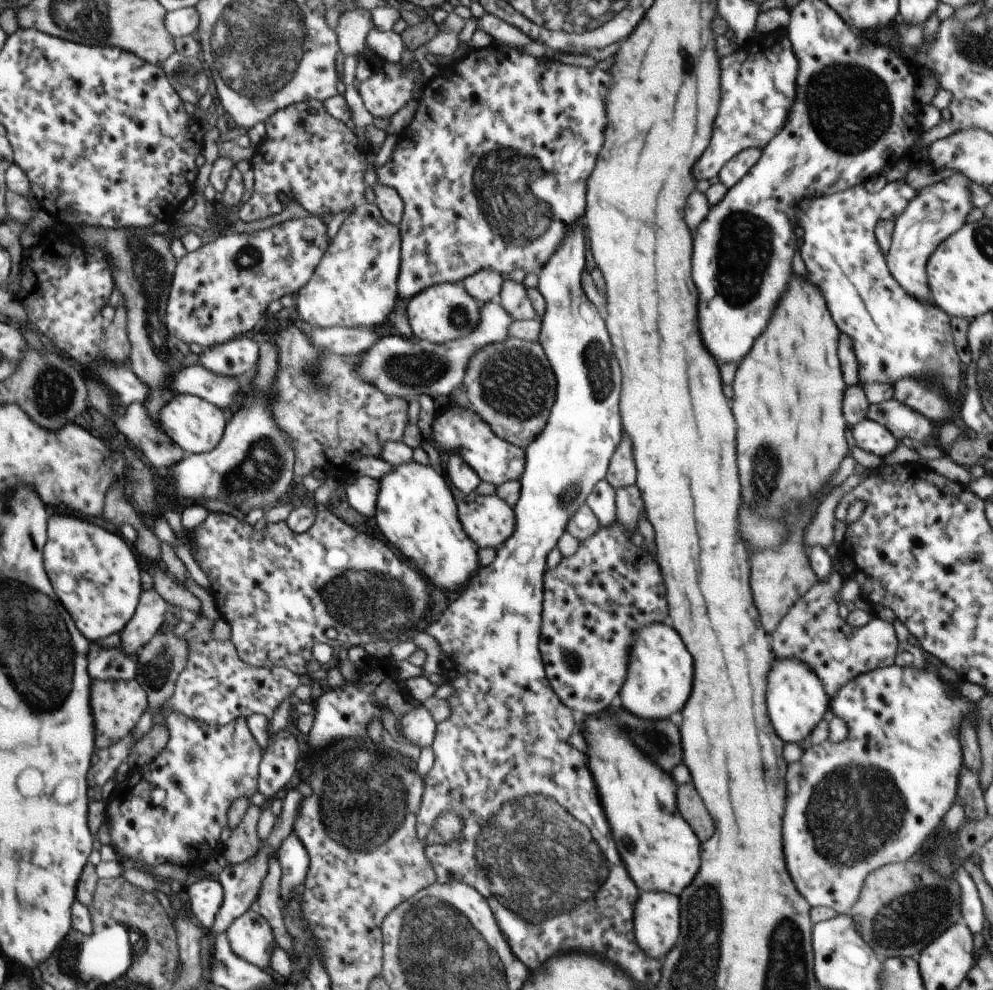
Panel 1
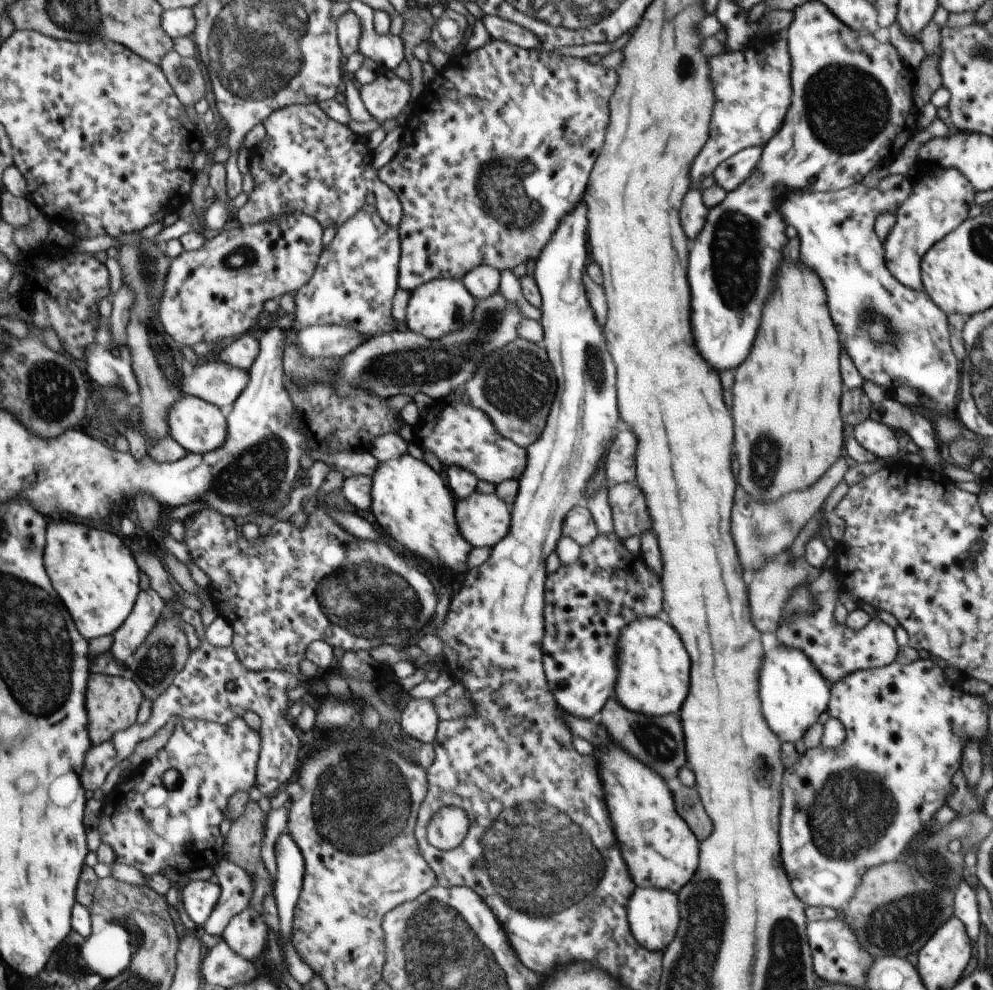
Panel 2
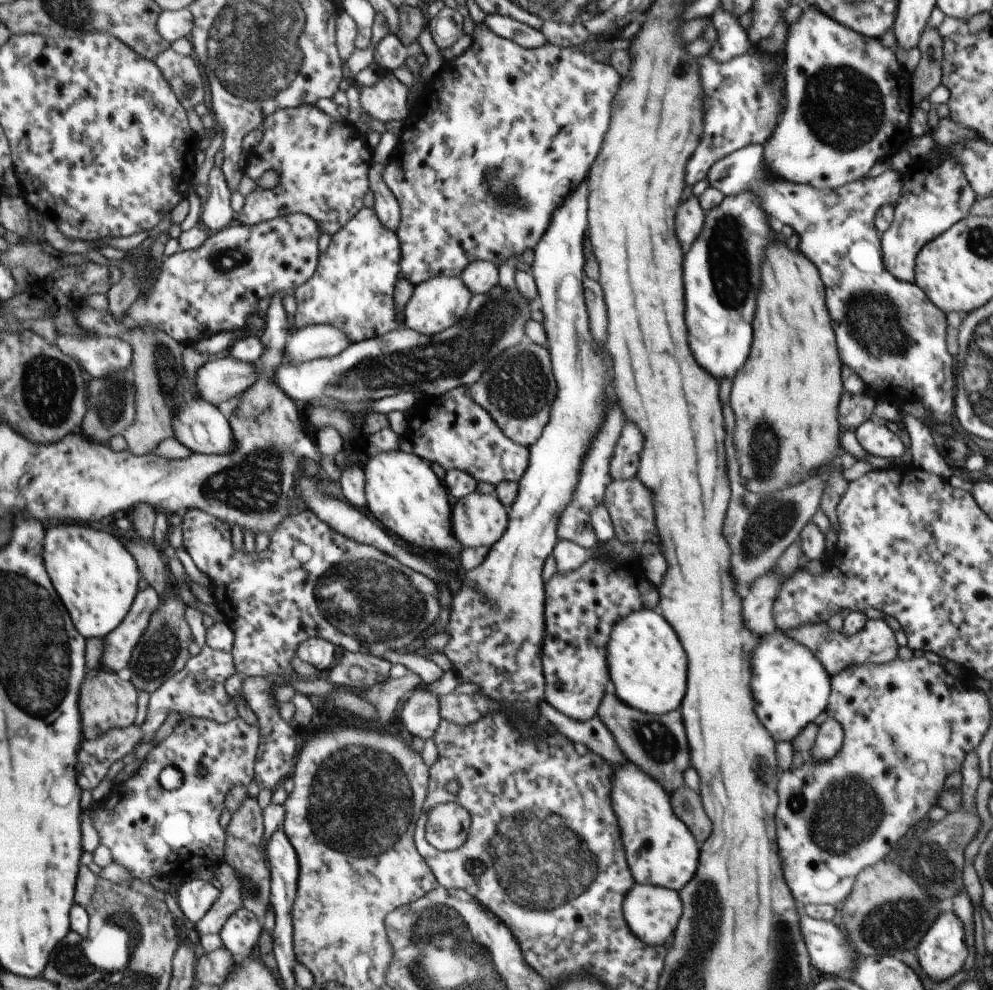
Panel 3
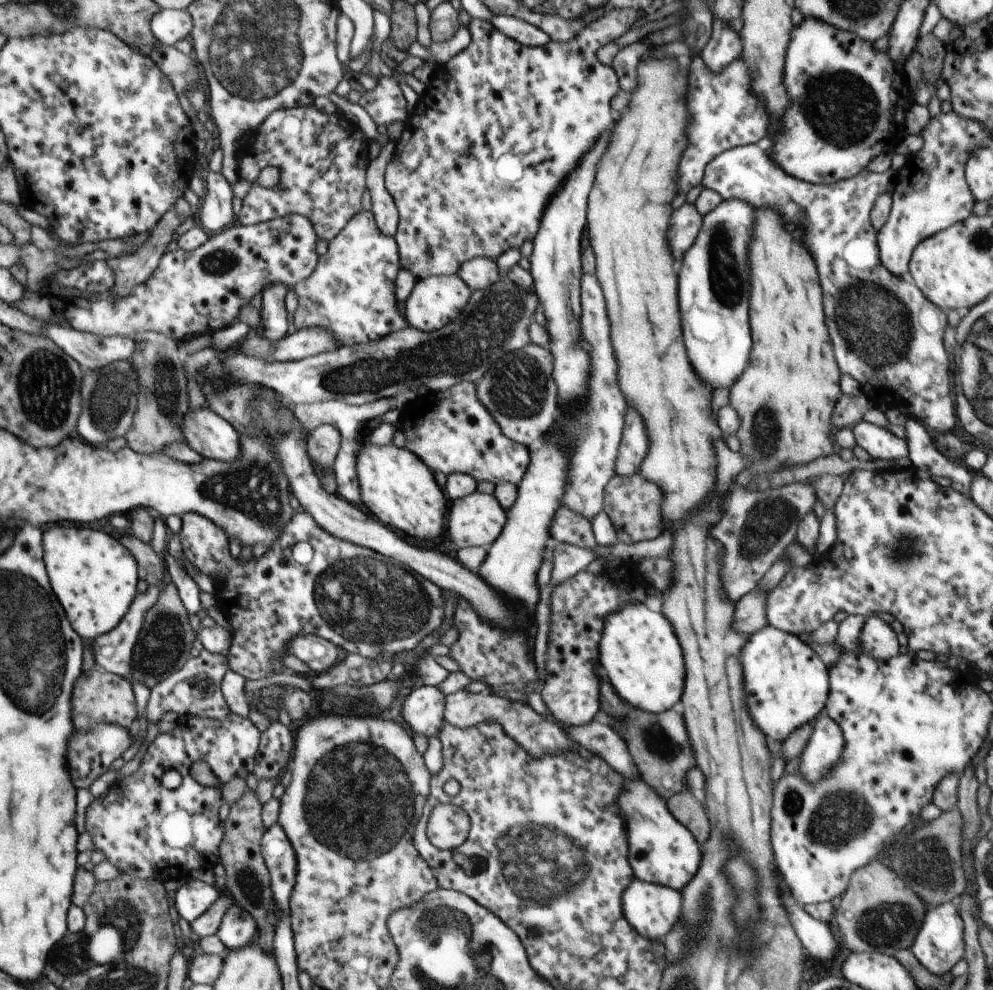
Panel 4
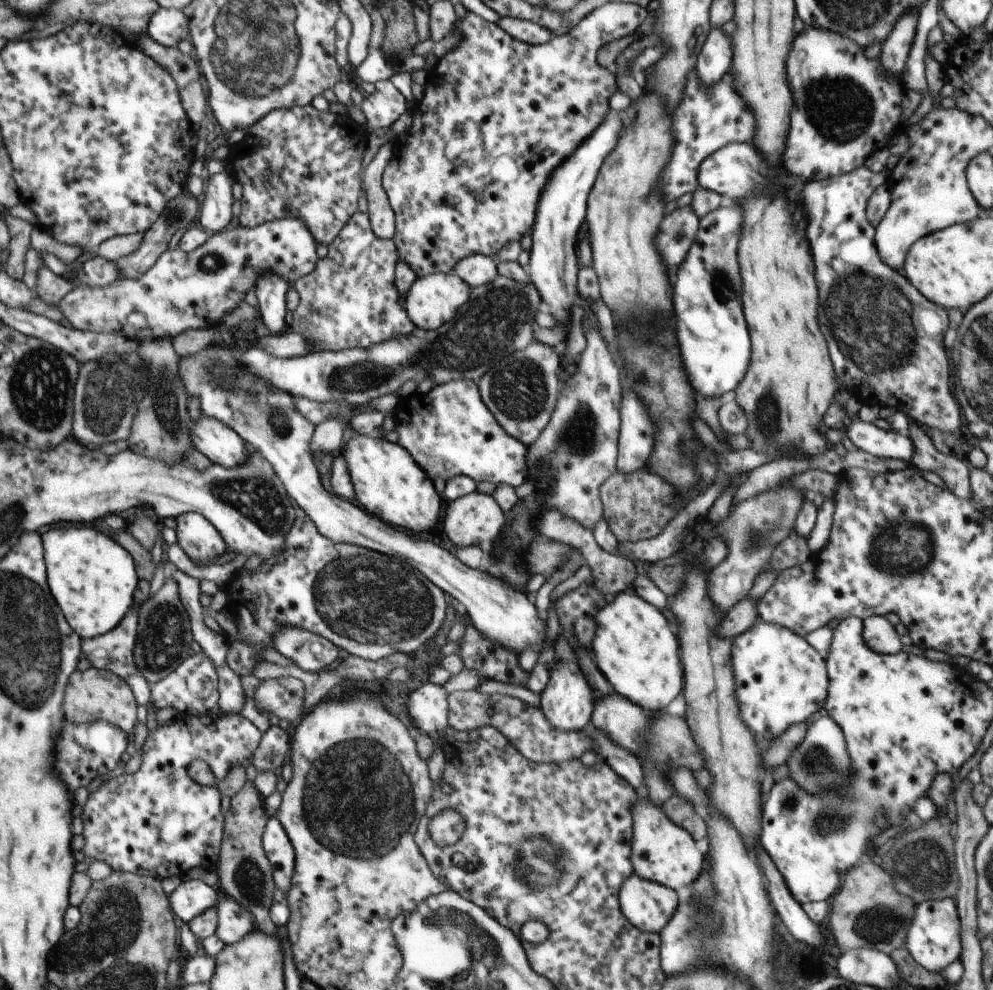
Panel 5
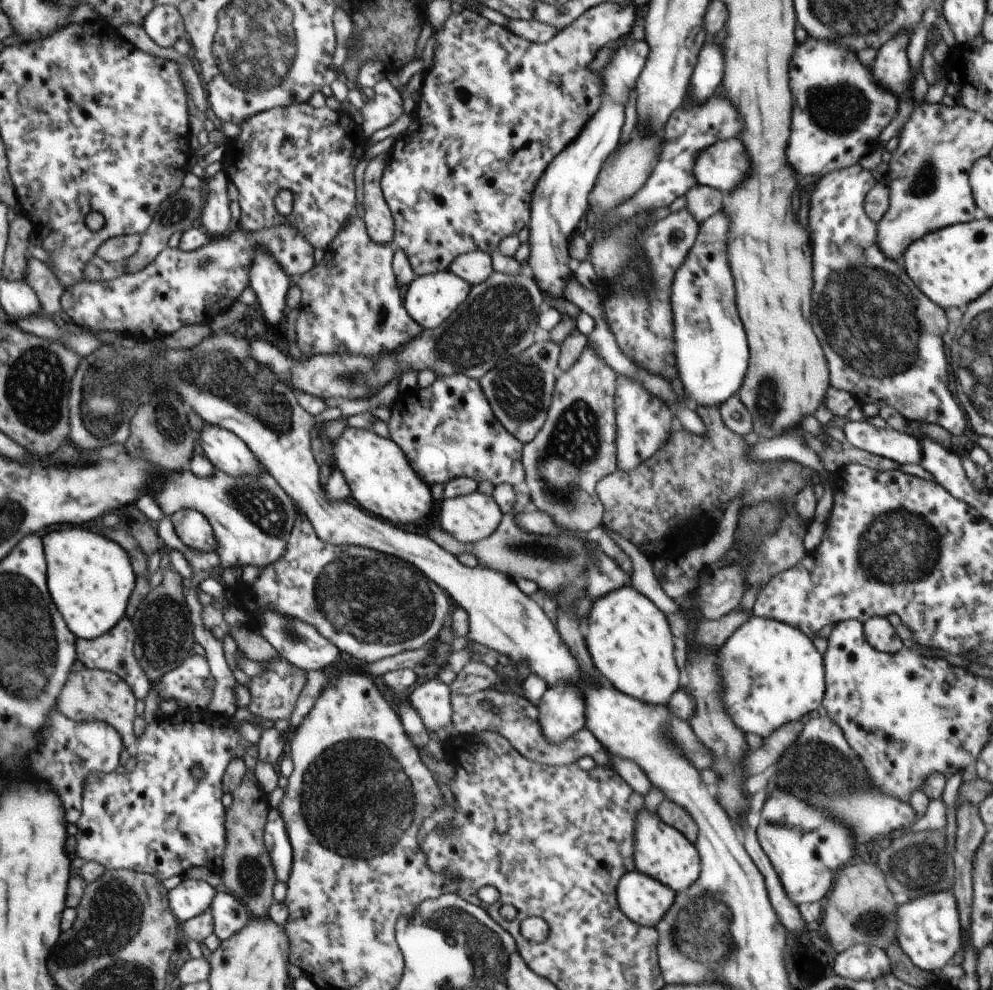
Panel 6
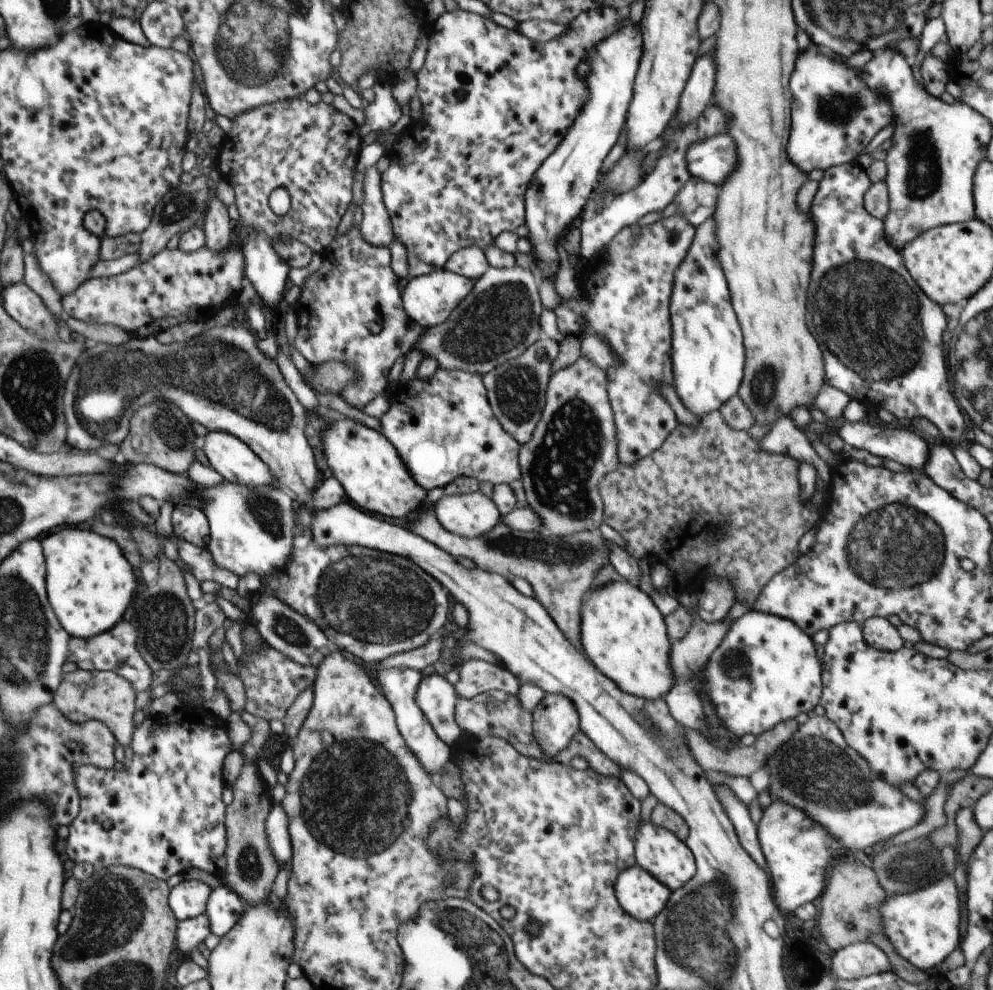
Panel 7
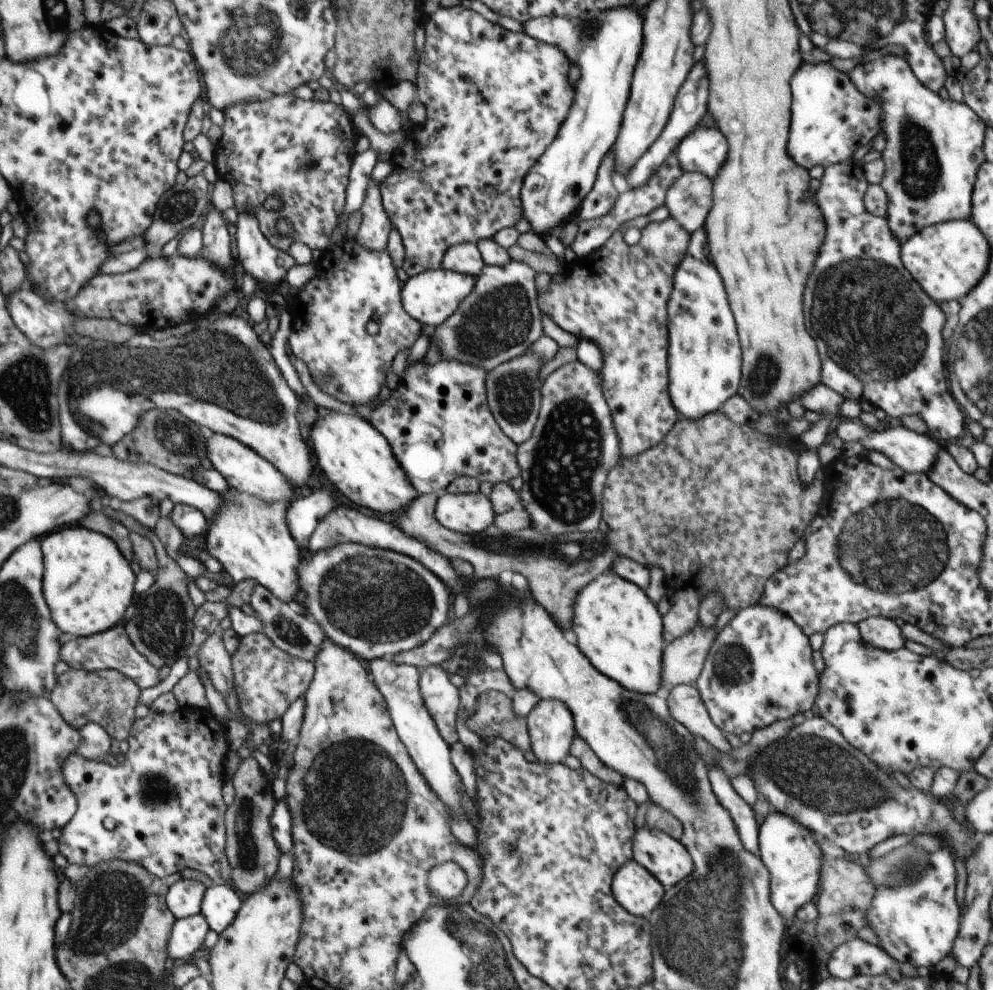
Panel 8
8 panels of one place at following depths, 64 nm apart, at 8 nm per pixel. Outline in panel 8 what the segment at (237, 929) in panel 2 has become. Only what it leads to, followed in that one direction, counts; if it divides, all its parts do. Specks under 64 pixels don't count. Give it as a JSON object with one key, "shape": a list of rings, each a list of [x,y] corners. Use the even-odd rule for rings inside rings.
{"shape":[[[231,884],[213,885],[206,890],[200,913],[210,930],[220,934],[230,927],[243,906],[242,897]]]}

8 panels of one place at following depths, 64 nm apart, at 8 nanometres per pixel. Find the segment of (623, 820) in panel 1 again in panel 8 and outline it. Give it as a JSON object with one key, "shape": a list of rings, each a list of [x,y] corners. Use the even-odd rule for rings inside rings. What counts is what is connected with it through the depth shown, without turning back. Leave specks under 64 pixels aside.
{"shape":[[[646,826],[638,828],[633,837],[633,860],[646,868],[663,888],[669,889],[694,871],[689,851],[668,834]]]}

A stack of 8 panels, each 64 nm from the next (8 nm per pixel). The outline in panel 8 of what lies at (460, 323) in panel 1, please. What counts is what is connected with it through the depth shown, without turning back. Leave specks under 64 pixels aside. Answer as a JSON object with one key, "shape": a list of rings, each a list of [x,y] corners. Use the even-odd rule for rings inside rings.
{"shape":[[[439,267],[426,270],[414,277],[403,277],[401,302],[404,311],[427,329],[441,326],[470,295],[475,286],[475,277]]]}

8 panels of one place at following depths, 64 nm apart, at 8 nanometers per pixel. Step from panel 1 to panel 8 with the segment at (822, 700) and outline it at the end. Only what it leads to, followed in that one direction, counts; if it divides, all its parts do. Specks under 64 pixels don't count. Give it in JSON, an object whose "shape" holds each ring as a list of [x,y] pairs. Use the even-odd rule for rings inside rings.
{"shape":[[[756,604],[744,609],[724,626],[703,663],[695,686],[711,722],[724,734],[740,735],[765,728],[778,720],[792,719],[796,714],[815,708],[819,692],[819,674],[813,666],[813,650],[805,633],[780,610]]]}

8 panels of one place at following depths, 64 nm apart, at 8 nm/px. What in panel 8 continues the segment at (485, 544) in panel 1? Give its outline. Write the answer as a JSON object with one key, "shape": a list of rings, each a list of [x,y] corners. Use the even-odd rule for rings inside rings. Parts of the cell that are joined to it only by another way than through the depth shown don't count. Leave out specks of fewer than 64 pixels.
{"shape":[[[444,492],[438,496],[435,516],[449,530],[474,534],[493,525],[496,514],[484,494]]]}

